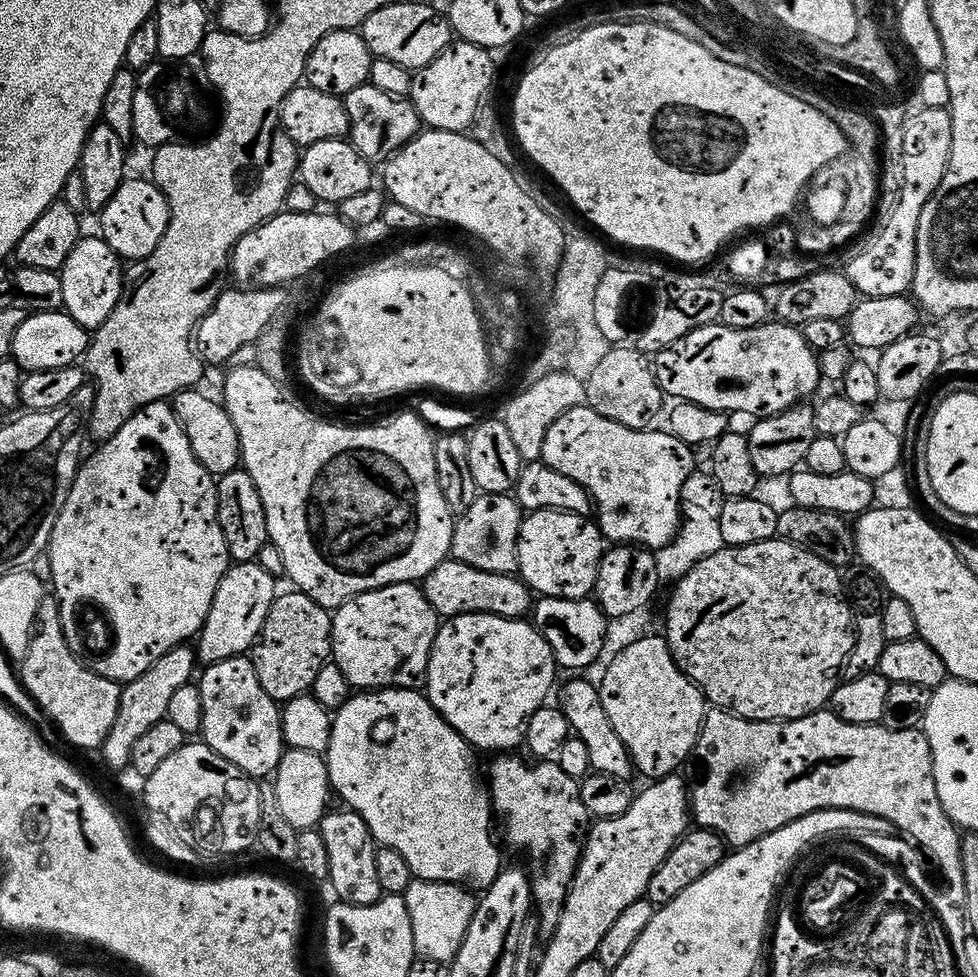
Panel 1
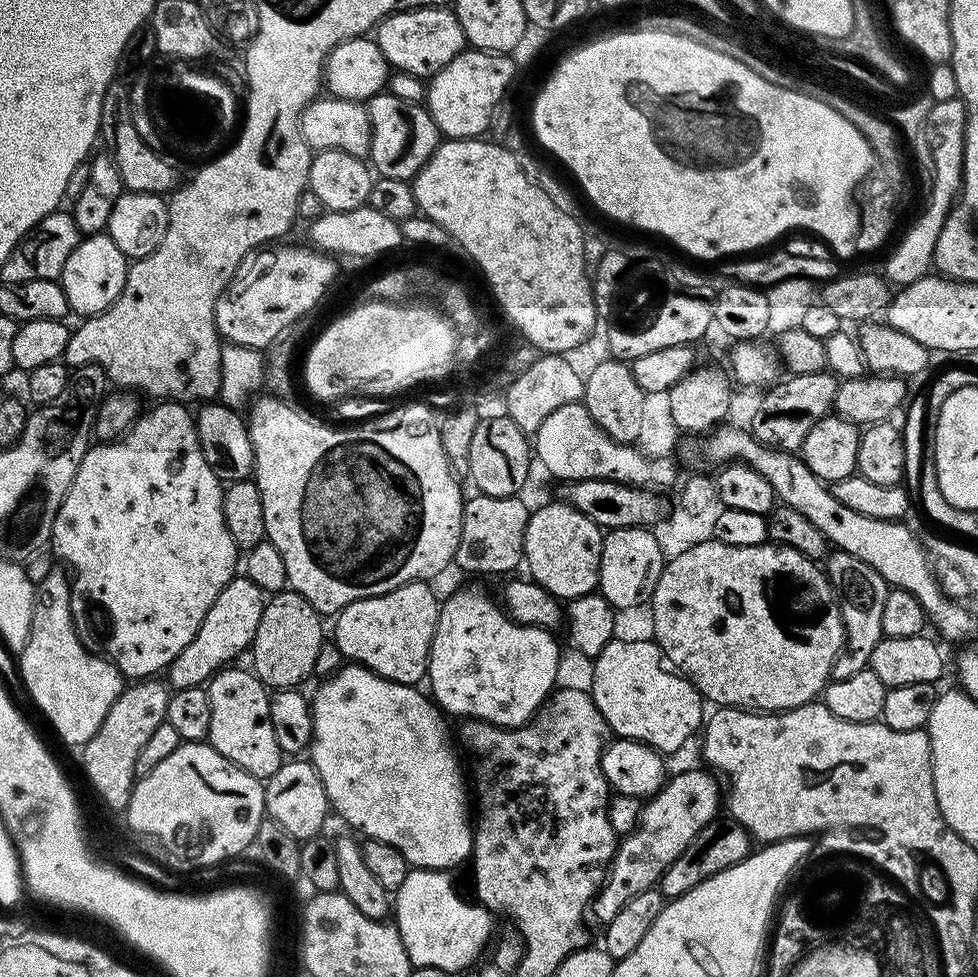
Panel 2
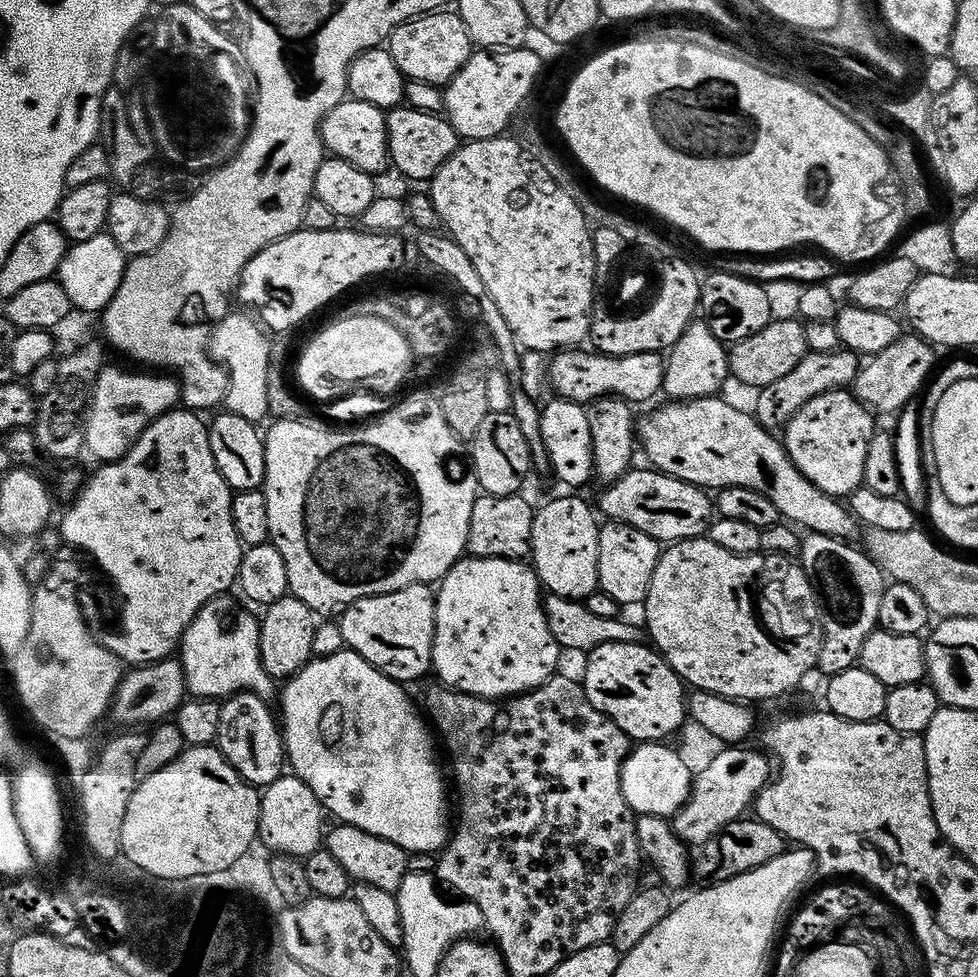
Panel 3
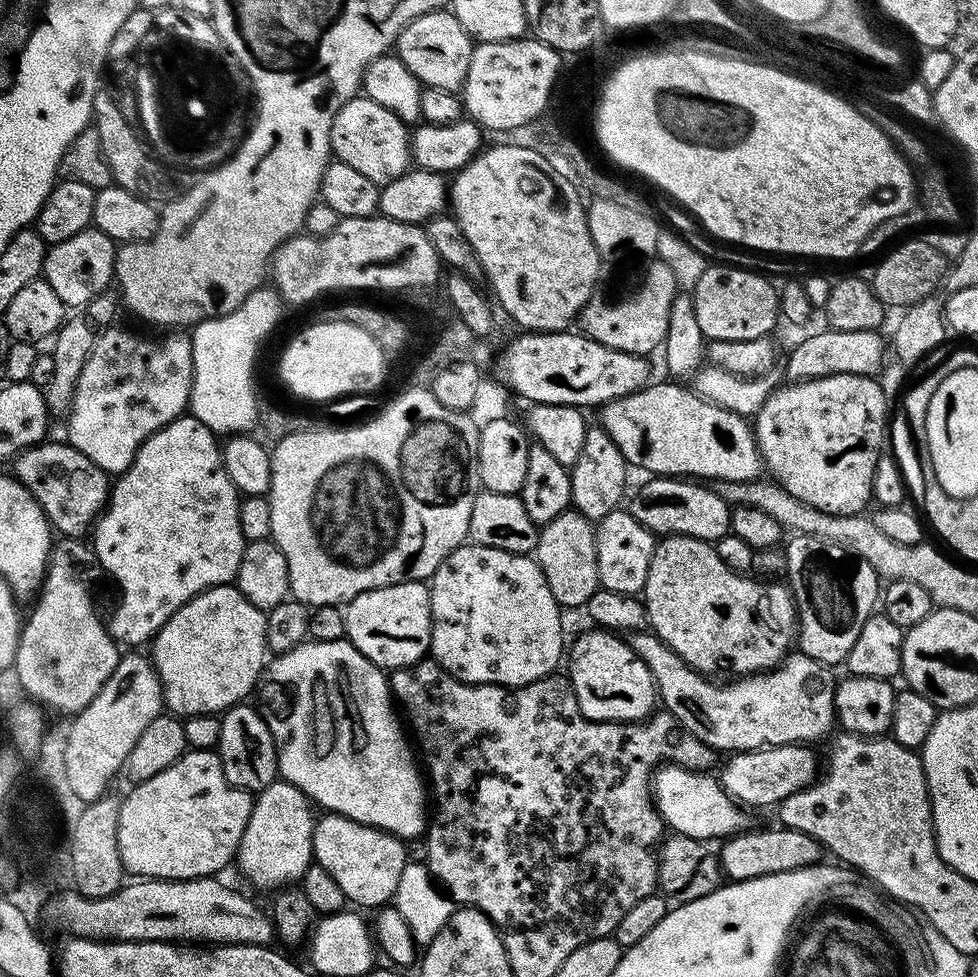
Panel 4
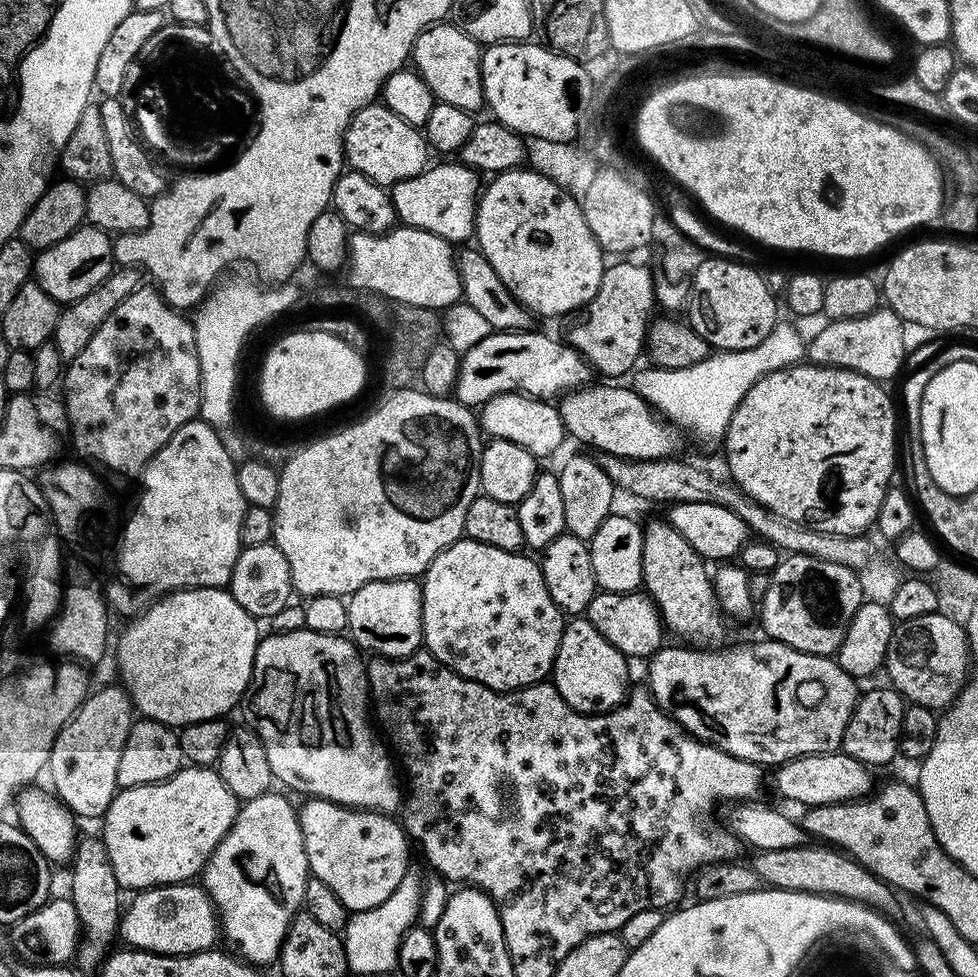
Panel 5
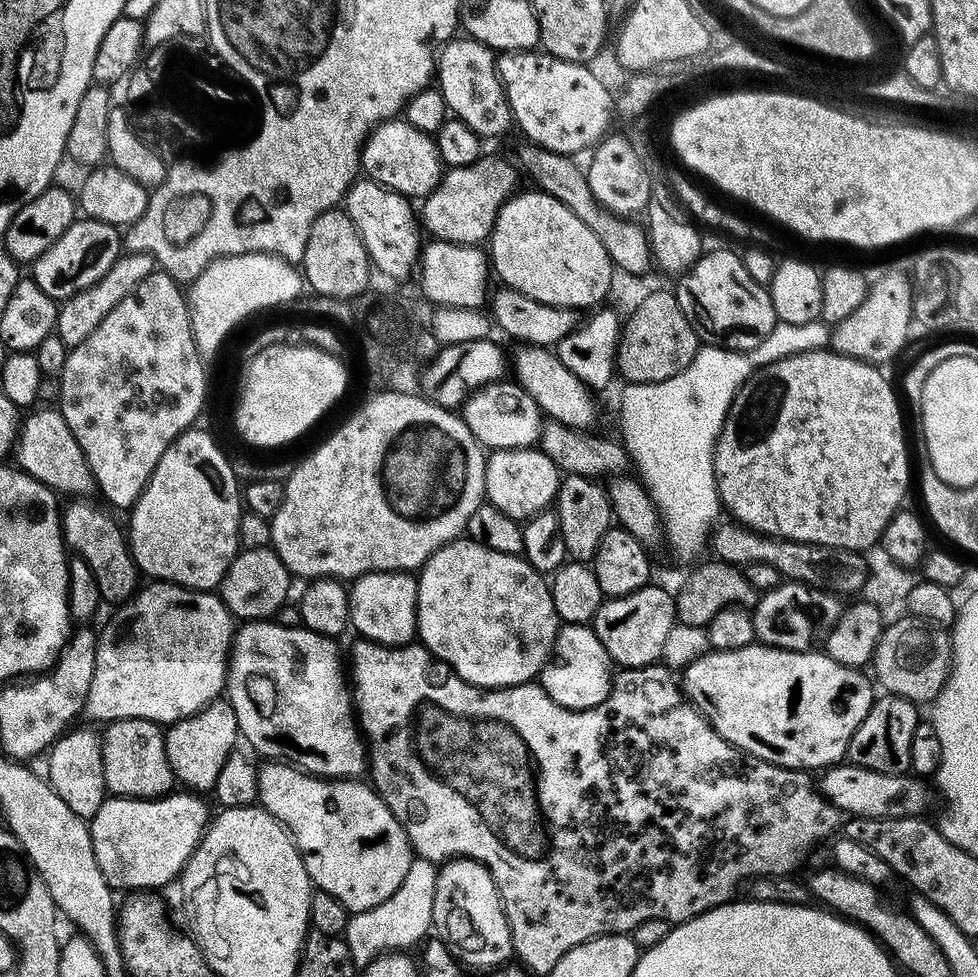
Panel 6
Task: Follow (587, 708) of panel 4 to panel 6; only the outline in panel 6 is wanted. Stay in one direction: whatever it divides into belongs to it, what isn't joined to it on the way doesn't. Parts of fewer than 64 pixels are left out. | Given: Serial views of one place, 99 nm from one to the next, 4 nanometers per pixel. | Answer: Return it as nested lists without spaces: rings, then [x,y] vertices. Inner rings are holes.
[[[561,623],[556,631],[556,641],[552,644],[552,654],[548,657],[547,664],[540,669],[538,683],[554,702],[558,702],[558,706],[581,712],[598,706],[612,693],[612,668],[614,669],[612,655],[606,646],[602,646],[595,627]]]

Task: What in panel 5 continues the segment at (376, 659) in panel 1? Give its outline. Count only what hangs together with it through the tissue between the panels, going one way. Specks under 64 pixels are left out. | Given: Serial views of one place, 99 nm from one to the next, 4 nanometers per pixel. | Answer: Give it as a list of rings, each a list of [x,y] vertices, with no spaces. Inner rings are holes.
[[[412,578],[379,580],[367,583],[352,593],[347,601],[347,635],[363,651],[370,650],[383,658],[413,655],[423,643],[421,585]]]

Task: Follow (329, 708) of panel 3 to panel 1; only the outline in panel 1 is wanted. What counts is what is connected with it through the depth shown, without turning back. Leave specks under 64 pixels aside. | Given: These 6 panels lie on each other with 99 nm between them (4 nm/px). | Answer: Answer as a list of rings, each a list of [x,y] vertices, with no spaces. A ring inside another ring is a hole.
[[[378,688],[375,690],[360,690],[355,694],[349,695],[343,705],[335,709],[332,717],[332,729],[330,730],[330,742],[326,759],[328,761],[328,783],[331,791],[336,792],[345,800],[347,807],[366,822],[370,834],[374,837],[377,845],[385,848],[398,850],[402,858],[406,858],[406,866],[410,866],[413,877],[421,880],[444,881],[461,885],[468,890],[483,890],[494,882],[494,878],[499,874],[502,861],[500,861],[500,852],[496,849],[496,844],[492,841],[492,832],[488,829],[488,823],[493,823],[494,813],[490,807],[490,797],[482,783],[482,776],[476,773],[476,760],[474,749],[467,740],[458,734],[446,723],[434,710],[434,706],[428,701],[427,695],[423,691],[415,688]]]

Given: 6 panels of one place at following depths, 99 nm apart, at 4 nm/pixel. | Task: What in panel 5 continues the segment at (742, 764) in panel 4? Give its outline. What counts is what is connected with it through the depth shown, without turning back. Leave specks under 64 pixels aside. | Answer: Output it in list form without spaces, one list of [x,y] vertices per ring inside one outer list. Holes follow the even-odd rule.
[[[842,750],[819,752],[809,756],[795,756],[790,762],[779,765],[776,772],[776,788],[788,800],[817,808],[823,804],[841,804],[847,800],[867,797],[873,791],[869,765],[862,760],[847,756]]]

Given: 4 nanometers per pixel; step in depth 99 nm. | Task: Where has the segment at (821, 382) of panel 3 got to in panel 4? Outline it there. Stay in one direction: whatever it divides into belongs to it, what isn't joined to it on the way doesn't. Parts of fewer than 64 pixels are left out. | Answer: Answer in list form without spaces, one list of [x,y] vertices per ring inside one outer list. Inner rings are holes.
[[[823,330],[800,340],[792,348],[788,356],[789,381],[817,380],[823,376],[834,374],[858,374],[859,376],[875,377],[883,366],[883,356],[886,345],[885,337],[880,337],[879,331],[850,330],[849,332],[834,332]]]

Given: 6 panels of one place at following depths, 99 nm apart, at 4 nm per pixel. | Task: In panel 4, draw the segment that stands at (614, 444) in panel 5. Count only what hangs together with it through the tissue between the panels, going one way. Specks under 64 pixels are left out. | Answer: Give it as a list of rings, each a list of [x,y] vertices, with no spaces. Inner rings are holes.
[[[649,383],[634,394],[611,400],[599,409],[599,427],[604,428],[610,438],[614,438],[618,450],[629,465],[657,477],[699,478],[704,482],[746,482],[761,479],[762,461],[753,425],[738,413],[718,406],[713,400],[705,400],[691,387],[683,388],[680,385],[683,383],[668,383],[672,384]]]

